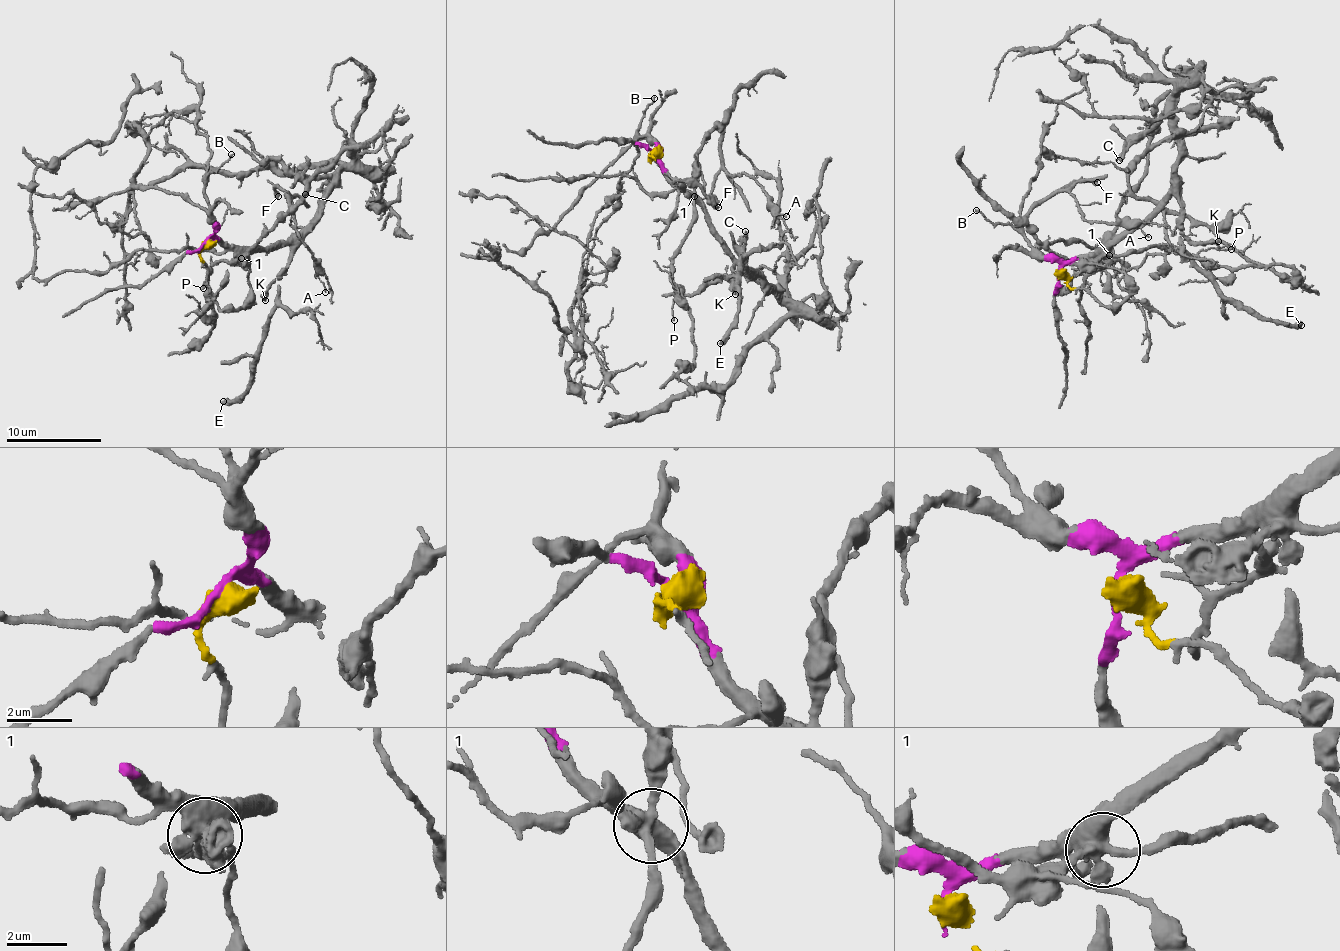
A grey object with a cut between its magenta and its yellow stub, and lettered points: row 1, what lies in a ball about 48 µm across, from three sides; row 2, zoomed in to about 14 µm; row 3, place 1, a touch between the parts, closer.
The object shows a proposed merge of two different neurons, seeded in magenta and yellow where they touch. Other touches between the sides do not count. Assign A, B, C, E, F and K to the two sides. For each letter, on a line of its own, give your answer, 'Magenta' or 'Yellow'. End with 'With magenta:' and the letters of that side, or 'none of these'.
A: Yellow
B: Magenta
C: Magenta
E: Magenta
F: Yellow
K: Magenta
With magenta: B, C, E, K

